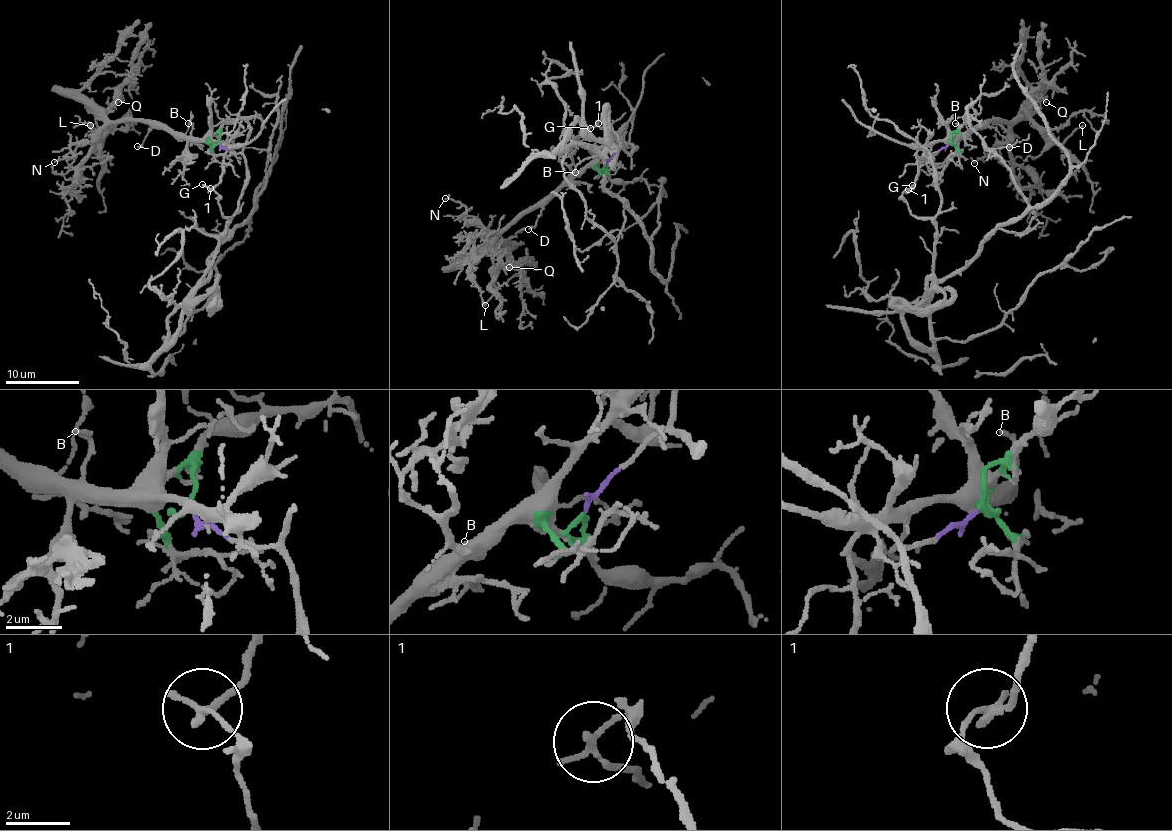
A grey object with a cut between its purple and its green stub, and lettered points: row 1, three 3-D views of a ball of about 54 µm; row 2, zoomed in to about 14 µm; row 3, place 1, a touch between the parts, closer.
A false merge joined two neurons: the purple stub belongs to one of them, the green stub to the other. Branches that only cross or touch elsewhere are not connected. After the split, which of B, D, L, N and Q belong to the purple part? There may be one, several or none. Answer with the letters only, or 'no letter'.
no letter

